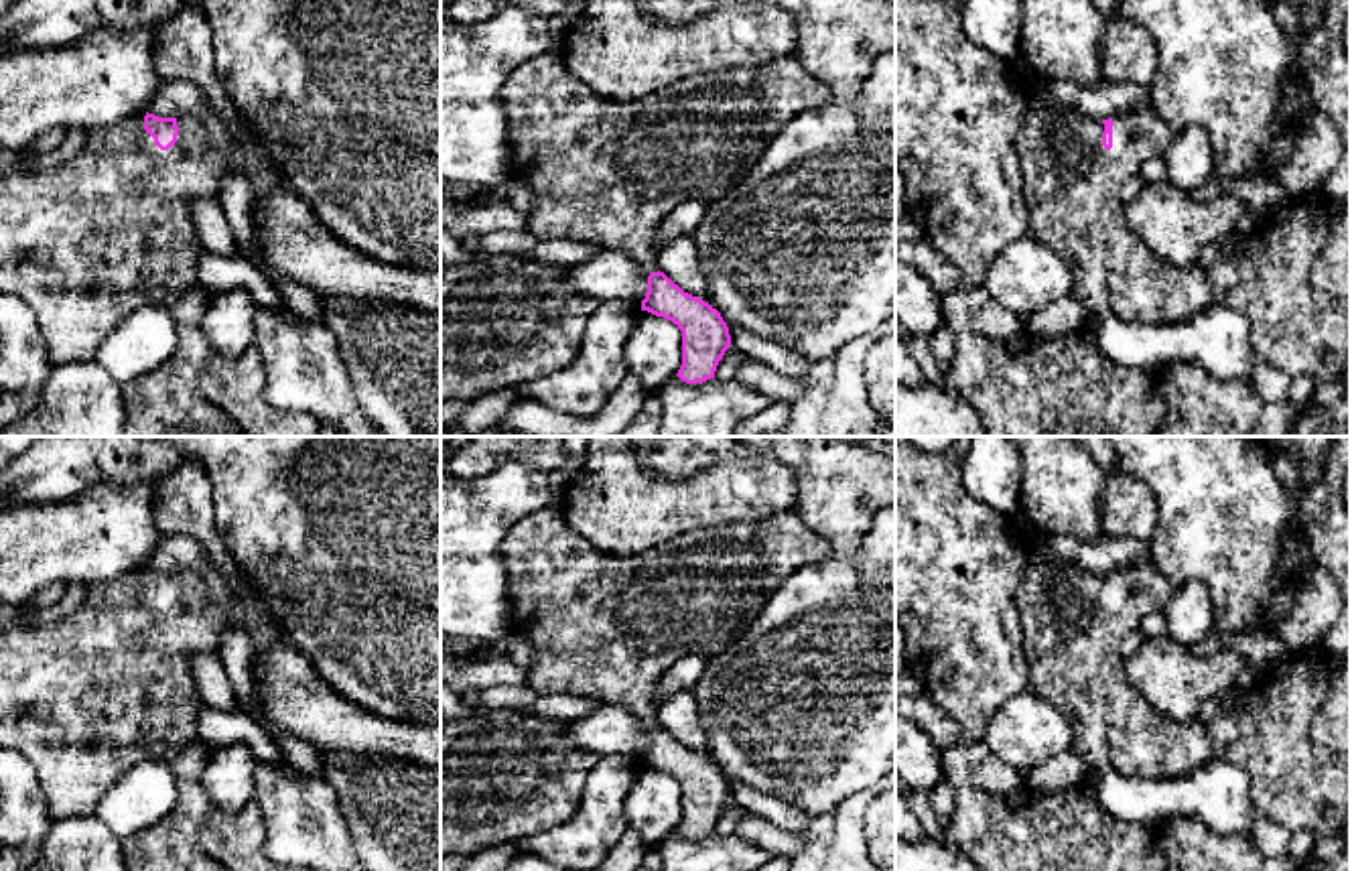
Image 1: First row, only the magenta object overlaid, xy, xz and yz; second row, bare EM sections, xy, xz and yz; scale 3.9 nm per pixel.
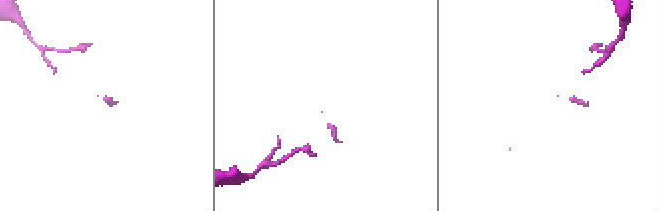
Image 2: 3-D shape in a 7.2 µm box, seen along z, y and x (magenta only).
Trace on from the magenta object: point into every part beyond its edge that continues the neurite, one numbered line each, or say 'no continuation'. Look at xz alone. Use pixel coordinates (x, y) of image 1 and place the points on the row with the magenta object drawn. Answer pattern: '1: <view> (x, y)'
1: xz (608, 173)

